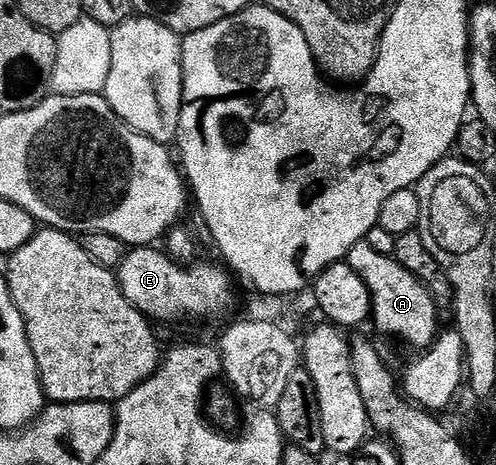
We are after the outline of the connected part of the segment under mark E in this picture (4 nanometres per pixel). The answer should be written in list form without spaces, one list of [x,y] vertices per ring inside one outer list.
[[[131,248],[116,270],[118,282],[128,303],[132,303],[132,307],[139,309],[151,322],[182,321],[185,317],[222,317],[233,307],[235,282],[221,264],[185,265],[159,249]]]

